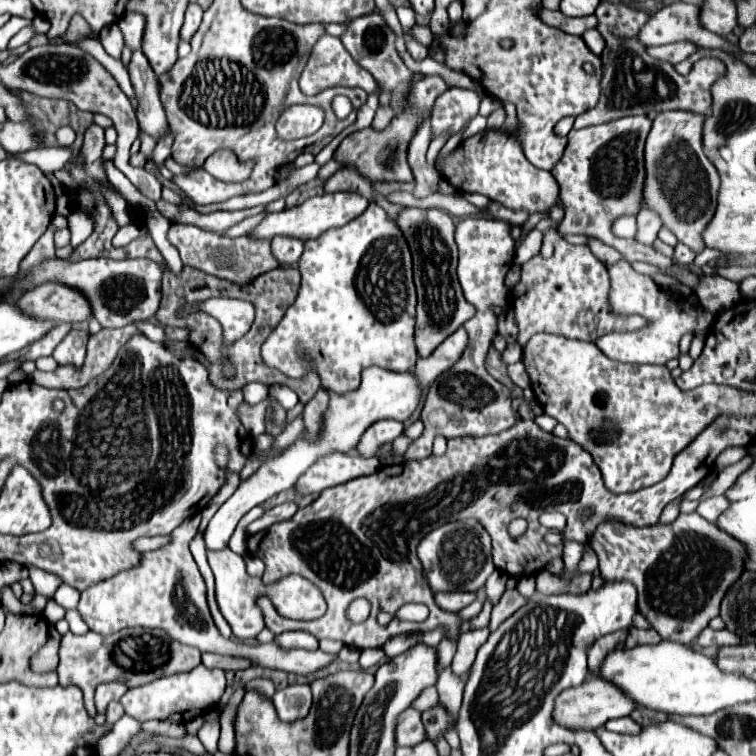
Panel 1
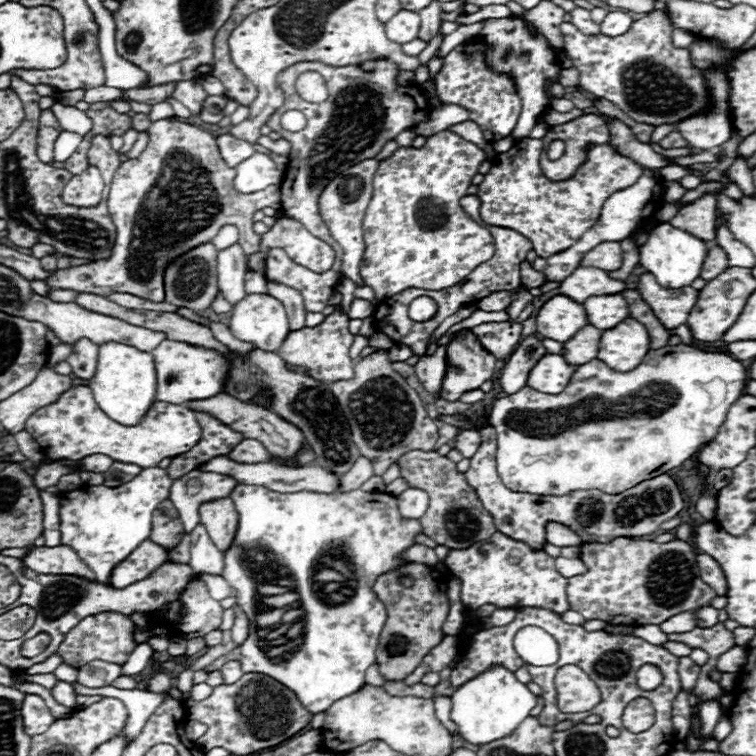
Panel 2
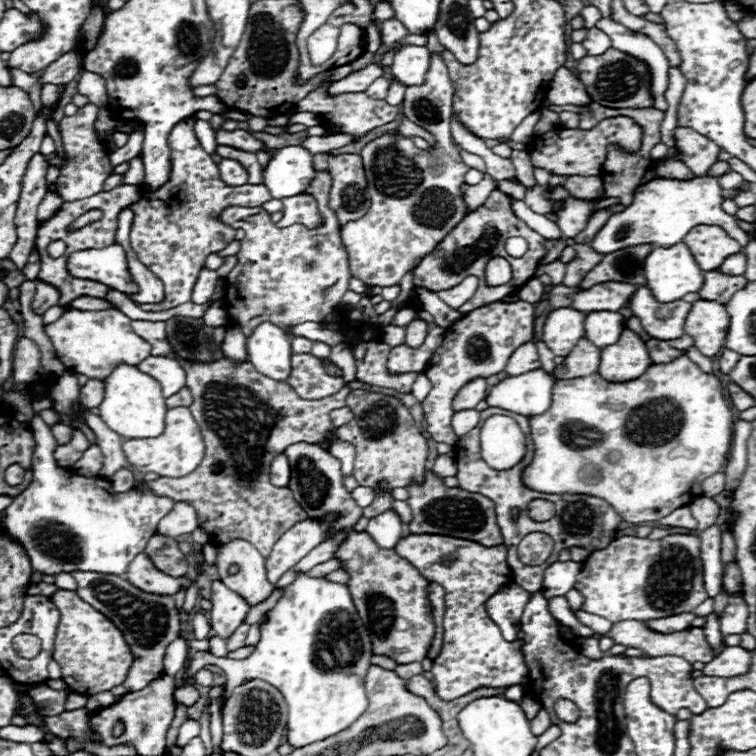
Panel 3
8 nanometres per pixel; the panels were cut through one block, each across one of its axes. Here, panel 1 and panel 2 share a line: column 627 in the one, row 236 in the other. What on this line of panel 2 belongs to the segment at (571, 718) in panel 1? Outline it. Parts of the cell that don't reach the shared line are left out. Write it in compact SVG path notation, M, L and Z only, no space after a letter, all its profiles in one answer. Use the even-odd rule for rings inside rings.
M702 196L702 200L682 206L670 224L704 242L712 242L716 238L716 196Z

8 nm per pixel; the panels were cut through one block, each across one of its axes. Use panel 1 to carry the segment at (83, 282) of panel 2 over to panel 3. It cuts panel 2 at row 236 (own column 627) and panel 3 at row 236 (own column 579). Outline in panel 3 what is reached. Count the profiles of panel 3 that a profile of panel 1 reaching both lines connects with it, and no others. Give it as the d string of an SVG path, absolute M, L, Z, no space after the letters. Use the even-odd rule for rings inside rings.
M192 120L178 122L170 130L168 146L172 154L170 180L158 190L146 190L142 186L140 202L132 204L136 216L130 232L130 248L136 258L162 280L166 292L162 304L141 304L144 311L168 310L190 300L206 256L224 250L234 240L234 230L216 220L220 210L226 206L262 206L272 198L264 184L244 184L242 188L226 186L220 178L218 164L200 146Z

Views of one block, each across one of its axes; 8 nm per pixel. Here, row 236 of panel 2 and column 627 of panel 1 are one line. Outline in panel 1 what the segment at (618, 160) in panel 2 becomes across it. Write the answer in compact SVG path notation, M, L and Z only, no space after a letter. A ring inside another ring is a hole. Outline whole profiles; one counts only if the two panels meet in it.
M690 512L690 514L680 514L672 524L664 524L664 526L648 526L648 528L632 528L632 526L626 526L622 522L606 522L602 526L598 526L598 530L594 532L592 540L590 540L592 548L596 550L598 554L598 560L600 560L600 574L604 580L626 580L626 582L632 582L636 588L638 588L638 610L640 614L650 622L652 628L658 630L658 634L664 638L664 640L672 640L672 642L680 642L680 644L692 644L698 634L708 626L708 622L718 616L720 612L720 600L724 598L724 592L728 590L728 586L732 586L732 580L736 580L742 570L744 570L744 558L746 558L746 552L744 552L744 544L732 540L732 536L720 532L720 528L708 520L704 520L698 512Z

